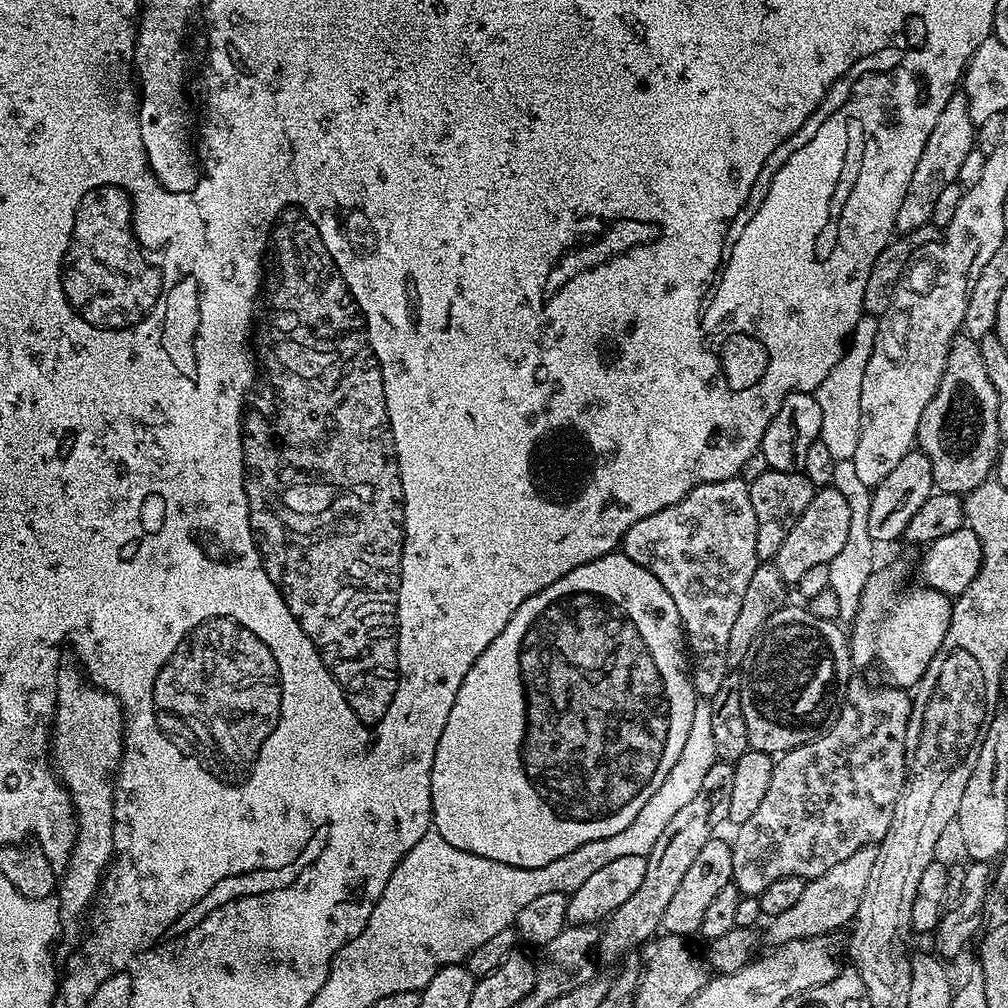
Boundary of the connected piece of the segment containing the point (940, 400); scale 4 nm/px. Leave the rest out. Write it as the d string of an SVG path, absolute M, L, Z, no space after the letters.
M957 334L952 340L951 348L948 350L946 366L942 370L942 378L940 379L938 390L934 394L934 398L930 398L930 403L926 406L926 410L922 410L922 422L918 422L918 430L916 431L916 444L918 445L919 451L924 452L926 458L930 460L933 485L941 492L955 492L957 494L973 492L979 484L983 484L985 480L993 475L996 467L996 458L1000 455L1001 443L1002 437L998 430L998 394L994 394L994 386L991 385L990 378L986 375L986 366L982 362L980 341L963 334Z

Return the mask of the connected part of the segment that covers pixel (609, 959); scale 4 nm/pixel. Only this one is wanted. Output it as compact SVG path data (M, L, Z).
M718 762L710 766L706 778L702 778L698 794L694 794L692 801L687 806L682 806L682 810L678 810L678 814L674 814L673 820L667 824L666 830L662 830L658 842L654 842L654 850L650 850L647 857L646 875L642 886L638 886L638 891L629 900L622 902L622 906L618 906L618 910L614 910L603 925L598 945L601 961L604 959L608 964L614 963L616 959L619 961L629 950L647 945L648 941L661 931L662 913L670 903L670 897L677 892L682 883L686 869L693 864L695 856L702 851L702 846L713 840L720 827L725 827L730 814L733 782L734 770L731 764Z

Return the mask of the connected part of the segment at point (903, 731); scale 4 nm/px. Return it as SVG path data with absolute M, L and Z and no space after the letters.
M859 674L853 675L846 685L842 703L828 727L816 739L811 740L809 744L803 744L794 750L783 753L773 763L770 786L762 798L761 804L758 805L757 812L750 818L746 818L746 822L739 824L735 829L736 837L731 837L730 840L732 853L734 854L732 883L738 886L741 896L759 897L760 892L766 890L766 886L771 886L773 882L778 882L778 878L797 876L805 882L813 880L822 874L826 874L826 870L830 870L830 866L838 866L838 862L846 862L846 858L850 858L850 854L858 854L858 850L876 846L886 838L886 830L890 830L890 822L894 818L894 806L898 802L901 790L904 788L904 777L908 775L910 752L906 745L910 740L910 725L913 723L914 717L912 714L913 697L905 689L891 686L883 687L875 688L874 685L867 684Z

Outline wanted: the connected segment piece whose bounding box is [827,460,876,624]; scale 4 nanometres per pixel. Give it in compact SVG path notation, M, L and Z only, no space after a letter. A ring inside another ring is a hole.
M852 460L836 461L831 485L842 494L842 498L845 499L848 509L850 509L849 531L846 534L845 545L842 546L840 553L836 554L830 563L827 564L830 579L828 586L830 590L834 591L836 598L838 598L839 614L837 619L841 623L848 624L855 619L862 590L865 589L866 582L869 581L872 573L876 570L876 565L874 565L876 543L870 538L869 532L872 493L871 489L864 482L859 481Z

